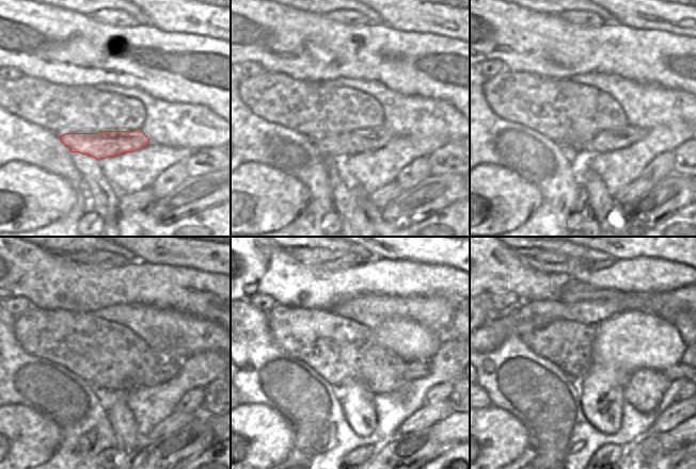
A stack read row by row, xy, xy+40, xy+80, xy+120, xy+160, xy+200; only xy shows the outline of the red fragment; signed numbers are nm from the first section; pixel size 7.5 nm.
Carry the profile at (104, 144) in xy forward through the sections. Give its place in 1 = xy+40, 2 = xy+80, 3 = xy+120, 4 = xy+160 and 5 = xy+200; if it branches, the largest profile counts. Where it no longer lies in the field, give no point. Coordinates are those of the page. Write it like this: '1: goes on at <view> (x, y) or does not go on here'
1: goes on at xy+40 (353, 143)
2: goes on at xy+80 (605, 141)
3: goes on at xy+120 (163, 372)
4: goes on at xy+160 (412, 370)
5: goes on at xy+200 (680, 372)

